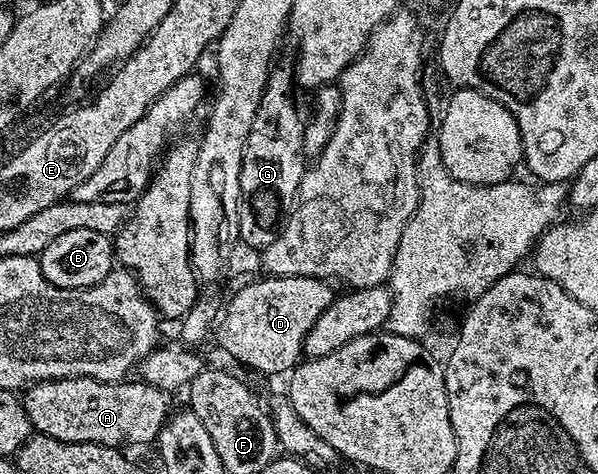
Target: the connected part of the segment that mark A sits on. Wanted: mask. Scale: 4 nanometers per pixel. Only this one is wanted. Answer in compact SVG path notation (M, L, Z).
M58 378L27 387L21 403L32 427L62 442L92 442L128 448L154 443L172 413L172 395L142 380L98 382L92 378Z

